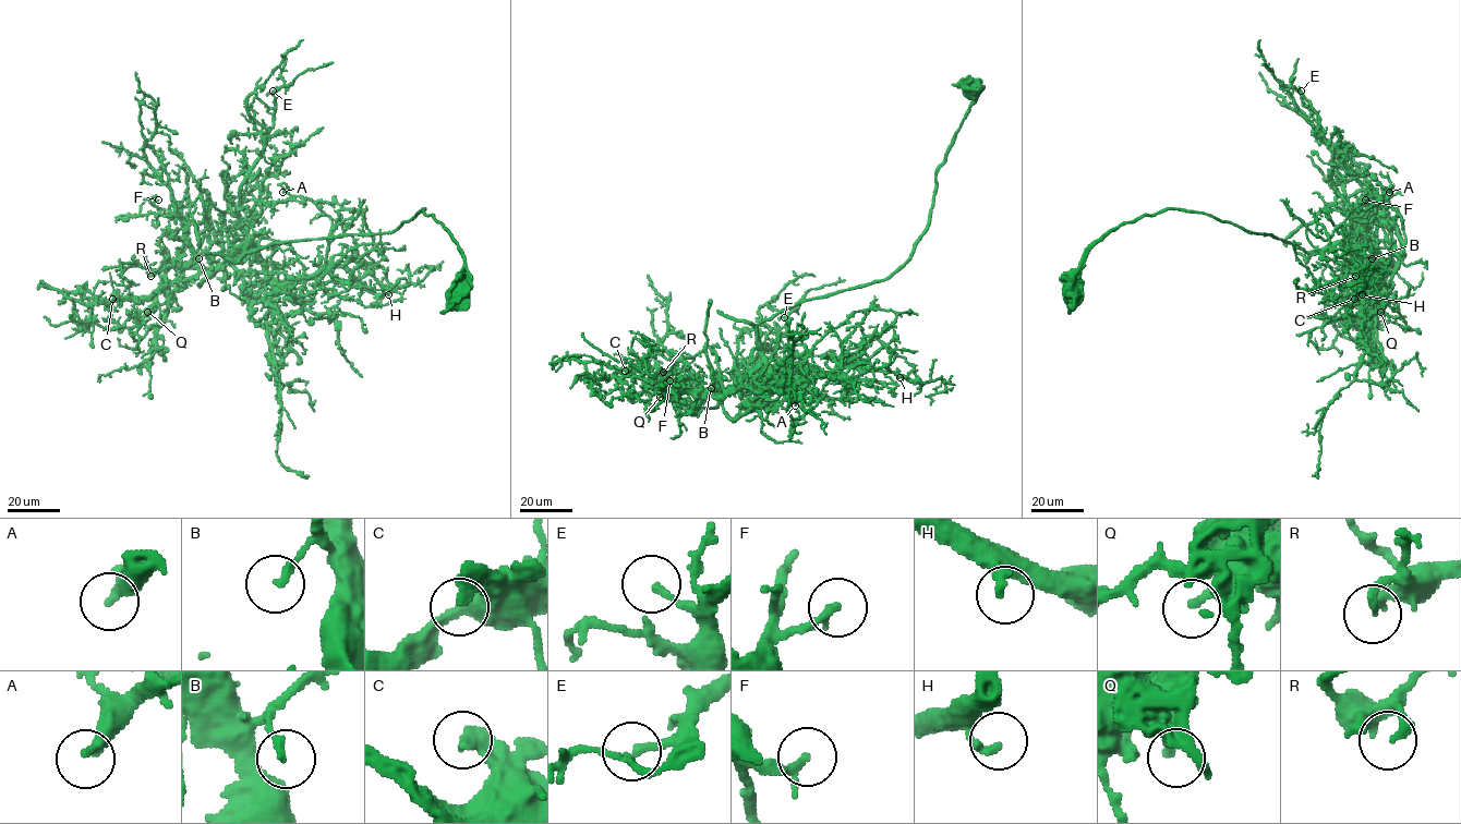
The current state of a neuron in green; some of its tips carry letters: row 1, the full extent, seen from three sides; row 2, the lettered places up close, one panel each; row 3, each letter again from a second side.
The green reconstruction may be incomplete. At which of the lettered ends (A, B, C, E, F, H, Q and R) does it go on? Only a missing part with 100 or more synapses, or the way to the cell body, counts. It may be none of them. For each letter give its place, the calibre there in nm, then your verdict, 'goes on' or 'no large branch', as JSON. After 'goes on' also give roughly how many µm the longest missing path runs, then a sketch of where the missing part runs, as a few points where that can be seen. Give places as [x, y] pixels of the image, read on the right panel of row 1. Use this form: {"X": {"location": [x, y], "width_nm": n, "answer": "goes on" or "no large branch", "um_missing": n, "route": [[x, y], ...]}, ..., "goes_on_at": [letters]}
{"A": {"location": [1389, 192], "width_nm": 360, "answer": "no large branch"}, "B": {"location": [1372, 258], "width_nm": 170, "answer": "no large branch"}, "C": {"location": [1354, 299], "width_nm": 360, "answer": "goes on", "um_missing": 50, "route": [[1354, 299], [1345, 294], [1330, 274], [1302, 267], [1298, 273]]}, "E": {"location": [1301, 91], "width_nm": 160, "answer": "no large branch"}, "F": {"location": [1365, 200], "width_nm": 240, "answer": "no large branch"}, "H": {"location": [1362, 294], "width_nm": 200, "answer": "no large branch"}, "Q": {"location": [1380, 312], "width_nm": 240, "answer": "no large branch"}, "R": {"location": [1355, 276], "width_nm": 200, "answer": "no large branch"}, "goes_on_at": ["C"]}

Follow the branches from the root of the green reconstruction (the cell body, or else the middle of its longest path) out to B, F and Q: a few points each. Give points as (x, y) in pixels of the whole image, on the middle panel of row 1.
B: (972, 89), (912, 255), (882, 280), (761, 320), (761, 361), (722, 397), (711, 388)
F: (972, 89), (928, 227), (902, 266), (761, 320), (761, 361), (722, 397), (669, 380)
Q: (972, 89), (976, 99), (936, 176), (928, 227), (902, 266), (761, 320), (761, 361), (722, 397), (660, 397)

